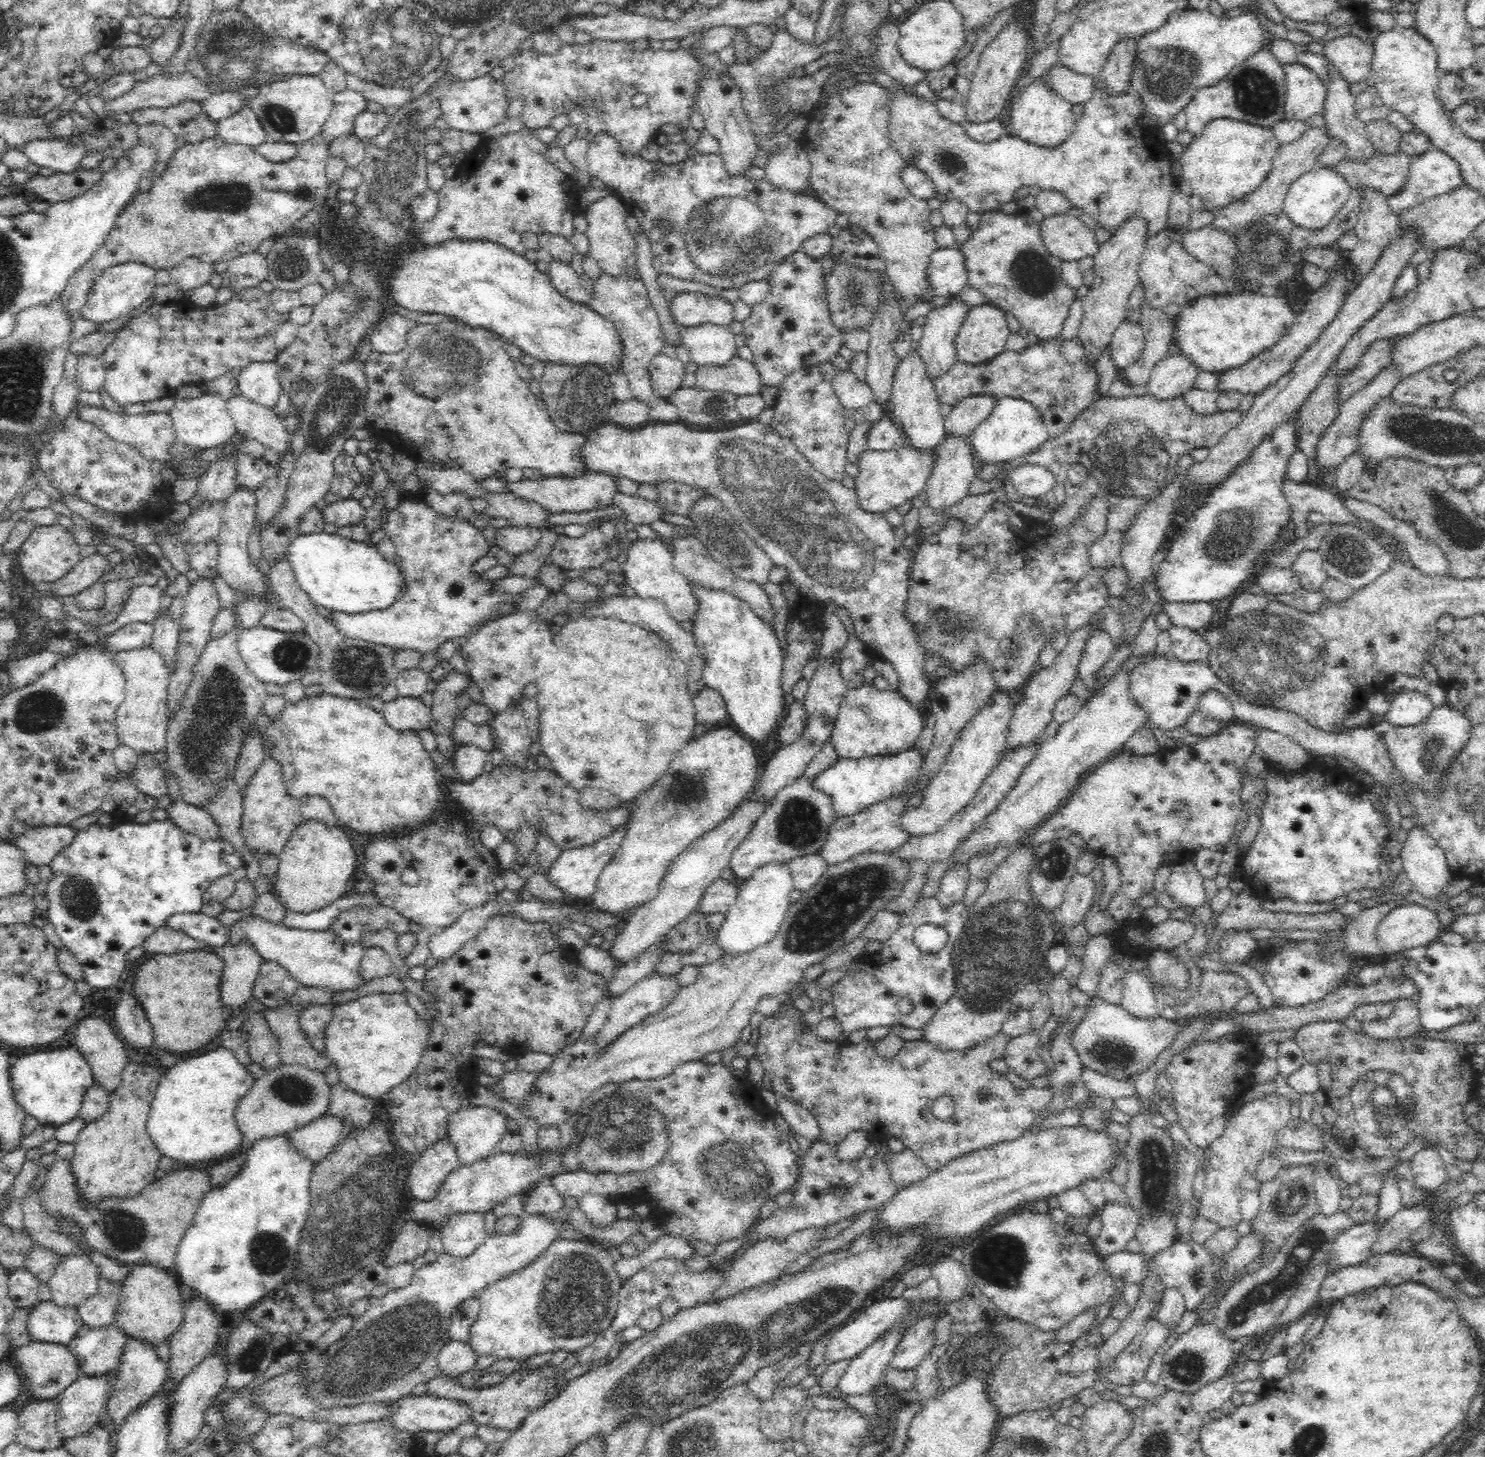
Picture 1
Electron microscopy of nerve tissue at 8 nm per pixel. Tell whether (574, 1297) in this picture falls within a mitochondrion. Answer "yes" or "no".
yes

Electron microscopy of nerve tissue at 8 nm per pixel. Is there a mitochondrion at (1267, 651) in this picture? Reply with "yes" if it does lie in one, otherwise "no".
yes

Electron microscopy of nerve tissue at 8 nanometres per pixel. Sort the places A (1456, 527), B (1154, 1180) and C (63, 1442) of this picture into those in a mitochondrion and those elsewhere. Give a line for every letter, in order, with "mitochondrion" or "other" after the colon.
A: mitochondrion
B: mitochondrion
C: other

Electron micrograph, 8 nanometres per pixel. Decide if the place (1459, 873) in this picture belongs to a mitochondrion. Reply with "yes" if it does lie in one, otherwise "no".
no

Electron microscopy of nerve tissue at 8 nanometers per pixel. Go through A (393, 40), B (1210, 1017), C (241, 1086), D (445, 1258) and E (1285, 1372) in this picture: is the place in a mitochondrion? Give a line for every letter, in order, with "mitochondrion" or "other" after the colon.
A: mitochondrion
B: other
C: other
D: other
E: other

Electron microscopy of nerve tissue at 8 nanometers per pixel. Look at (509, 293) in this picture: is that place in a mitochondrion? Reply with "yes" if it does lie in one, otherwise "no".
no

